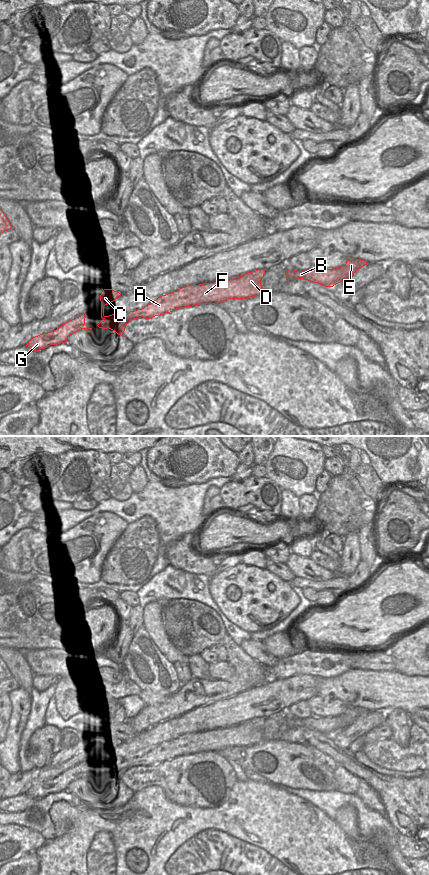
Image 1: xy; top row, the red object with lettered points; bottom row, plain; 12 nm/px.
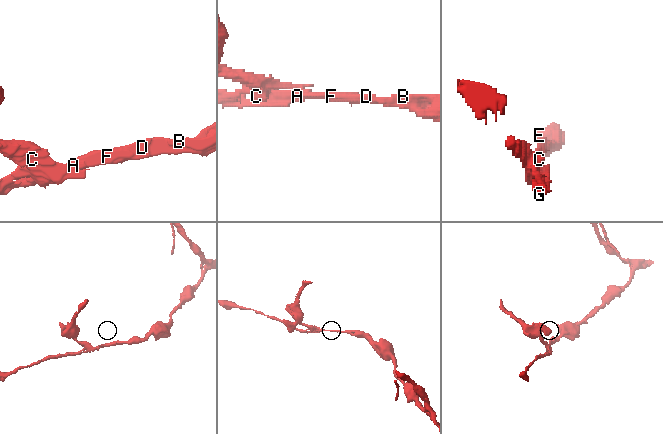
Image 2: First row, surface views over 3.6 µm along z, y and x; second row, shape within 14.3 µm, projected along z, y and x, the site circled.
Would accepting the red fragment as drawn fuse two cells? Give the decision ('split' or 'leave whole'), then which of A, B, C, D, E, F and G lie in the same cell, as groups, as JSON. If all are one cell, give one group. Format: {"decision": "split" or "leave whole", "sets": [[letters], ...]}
{"decision": "split", "sets": [["A", "B", "D", "E", "F", "G"], ["C"]]}

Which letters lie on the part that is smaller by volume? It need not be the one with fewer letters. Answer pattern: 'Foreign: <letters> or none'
Foreign: C

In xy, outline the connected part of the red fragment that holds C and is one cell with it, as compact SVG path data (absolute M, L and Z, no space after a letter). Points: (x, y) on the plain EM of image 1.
M104 737L101 740L100 749L101 749L101 766L102 767L105 767L104 754L115 749L120 743L121 741L114 739L112 737Z

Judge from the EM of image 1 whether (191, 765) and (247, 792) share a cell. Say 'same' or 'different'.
different

